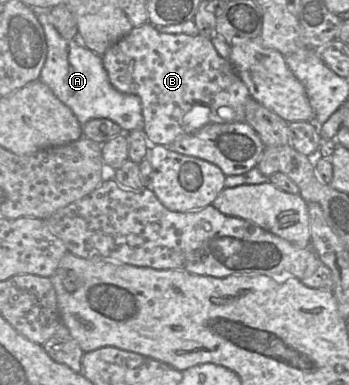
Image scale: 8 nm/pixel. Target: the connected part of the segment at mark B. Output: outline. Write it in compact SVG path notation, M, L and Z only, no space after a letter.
M146 23L134 27L102 55L110 83L121 93L140 98L144 119L143 132L150 145L170 145L177 137L196 132L207 124L245 121L245 104L250 92L229 59L222 58L211 39L202 35L167 34Z

